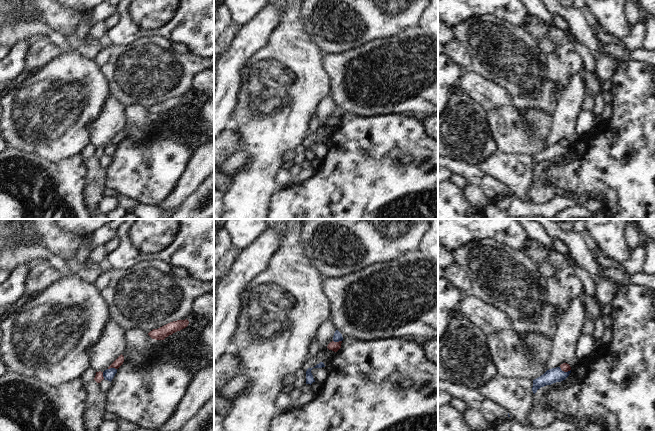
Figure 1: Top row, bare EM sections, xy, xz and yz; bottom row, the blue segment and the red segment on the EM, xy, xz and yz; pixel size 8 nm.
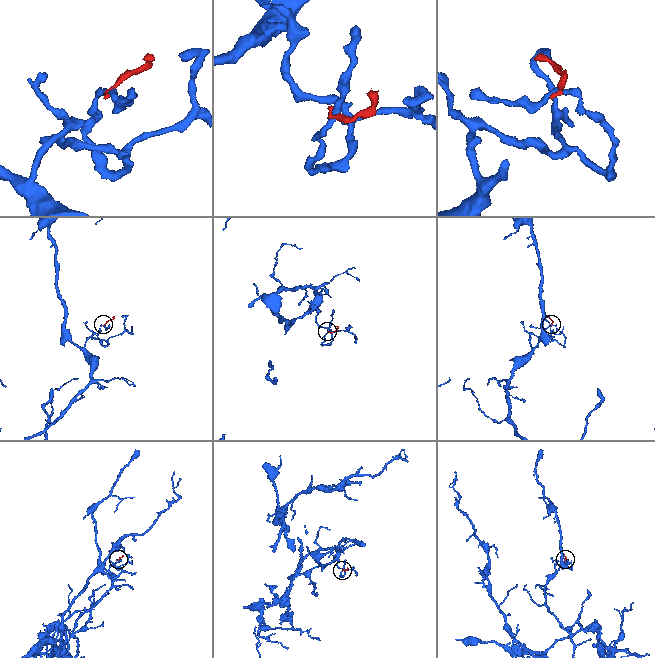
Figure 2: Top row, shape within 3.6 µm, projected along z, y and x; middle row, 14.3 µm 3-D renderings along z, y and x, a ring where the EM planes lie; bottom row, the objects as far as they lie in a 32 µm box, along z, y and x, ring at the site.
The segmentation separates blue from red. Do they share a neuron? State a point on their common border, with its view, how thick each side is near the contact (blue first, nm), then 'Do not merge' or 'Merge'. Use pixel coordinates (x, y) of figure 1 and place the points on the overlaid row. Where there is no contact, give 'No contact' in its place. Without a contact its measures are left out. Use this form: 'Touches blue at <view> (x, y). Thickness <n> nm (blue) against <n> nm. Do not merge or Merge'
Touches blue at yz (565, 372). Thickness 120 nm (blue) against 70 nm. Do not merge

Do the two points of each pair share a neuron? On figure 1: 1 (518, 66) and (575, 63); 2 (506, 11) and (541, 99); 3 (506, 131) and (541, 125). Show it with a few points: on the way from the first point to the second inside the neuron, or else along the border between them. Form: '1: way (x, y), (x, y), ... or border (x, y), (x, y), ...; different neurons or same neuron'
1: border (546, 55), (546, 78), (555, 84); different neurons
2: border (489, 14), (496, 15), (521, 27); different neurons
3: way (515, 131), (532, 131); same neuron

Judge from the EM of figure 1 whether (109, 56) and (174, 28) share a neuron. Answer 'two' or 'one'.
one

